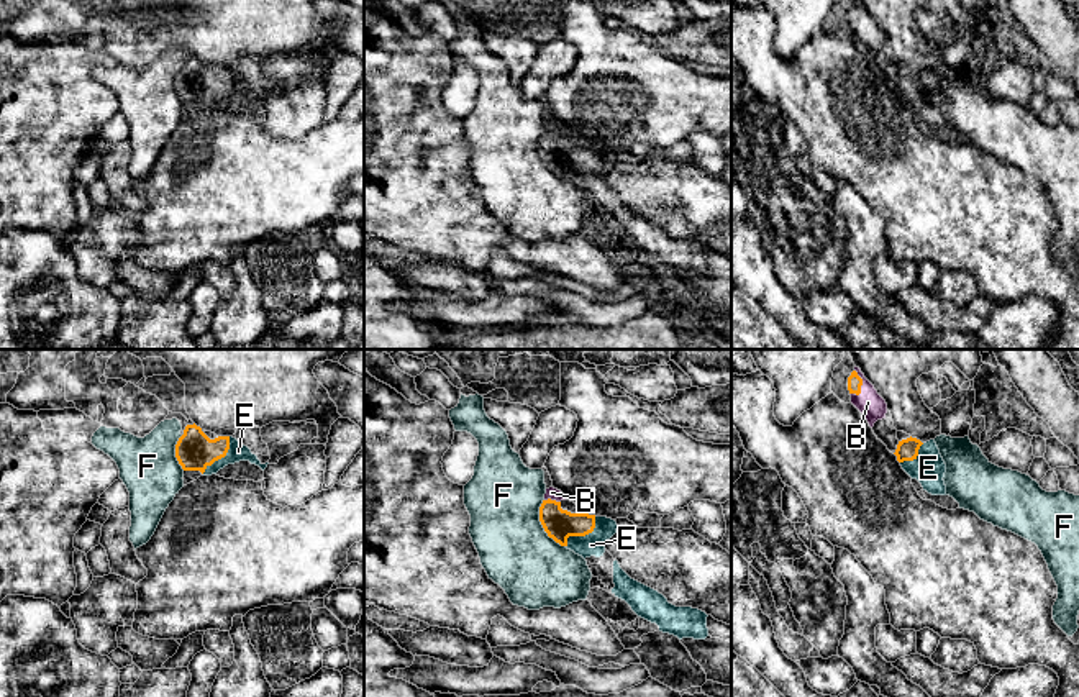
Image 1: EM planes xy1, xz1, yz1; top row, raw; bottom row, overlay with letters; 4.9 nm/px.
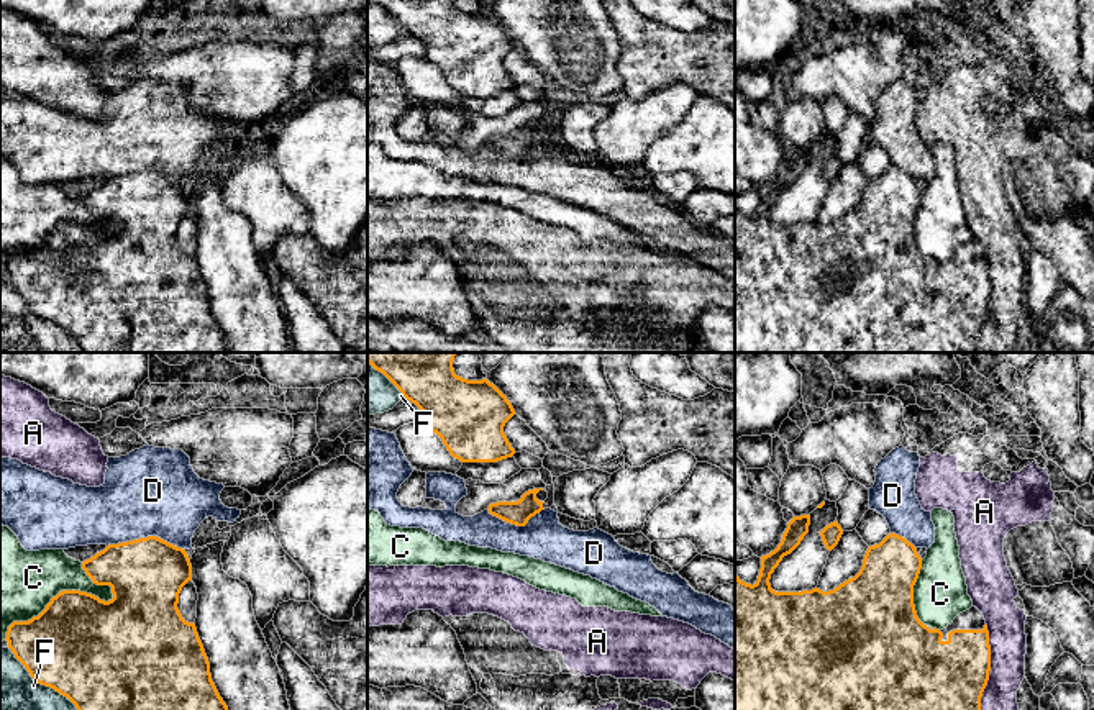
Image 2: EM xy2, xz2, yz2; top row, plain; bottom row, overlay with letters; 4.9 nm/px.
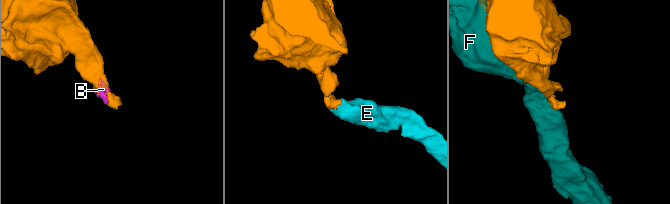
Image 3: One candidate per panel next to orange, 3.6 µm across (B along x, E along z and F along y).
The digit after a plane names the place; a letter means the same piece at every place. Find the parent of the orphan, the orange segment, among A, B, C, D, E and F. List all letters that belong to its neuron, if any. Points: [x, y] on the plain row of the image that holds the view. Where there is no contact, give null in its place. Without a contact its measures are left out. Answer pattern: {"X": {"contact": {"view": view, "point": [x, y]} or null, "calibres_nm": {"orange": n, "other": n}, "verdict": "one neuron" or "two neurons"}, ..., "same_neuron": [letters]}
{"A": {"contact": {"view": "yz2", "point": [989, 302]}, "calibres_nm": {"orange": 420, "other": 190}, "verdict": "two neurons"}, "B": {"contact": {"view": "yz1", "point": [861, 15]}, "calibres_nm": {"orange": 70, "other": 120}, "verdict": "one neuron"}, "C": {"contact": {"view": "xy2", "point": [59, 225]}, "calibres_nm": {"orange": 460, "other": 360}, "verdict": "two neurons"}, "D": {"contact": {"view": "xy2", "point": [146, 171]}, "calibres_nm": {"orange": 360, "other": 440}, "verdict": "two neurons"}, "E": {"contact": {"view": "xz1", "point": [582, 168]}, "calibres_nm": {"orange": 150, "other": 110}, "verdict": "one neuron"}, "F": {"contact": {"view": "xy2", "point": [45, 317]}, "calibres_nm": {"orange": 480, "other": 460}, "verdict": "two neurons"}, "same_neuron": ["B", "E"]}

